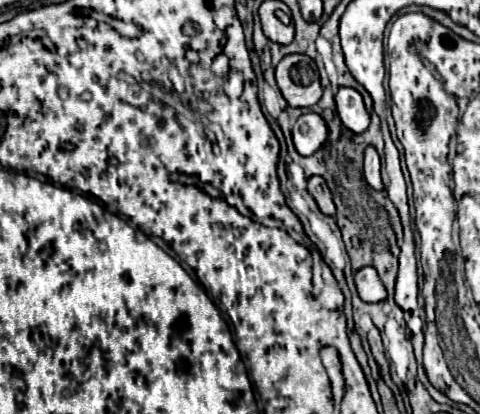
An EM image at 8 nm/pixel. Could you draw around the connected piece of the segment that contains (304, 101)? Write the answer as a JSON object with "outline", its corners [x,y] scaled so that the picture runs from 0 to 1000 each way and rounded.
{"outline":[[[600,130],[575,159],[579,213],[604,261],[646,261],[671,237],[667,184],[638,130]]]}

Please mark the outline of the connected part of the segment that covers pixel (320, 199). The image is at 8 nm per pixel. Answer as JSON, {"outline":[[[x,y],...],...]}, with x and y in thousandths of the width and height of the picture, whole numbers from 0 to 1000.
{"outline":[[[646,425],[642,430],[642,464],[654,473],[663,502],[671,507],[671,517],[679,522],[696,522],[700,502],[696,502],[696,488],[692,488],[692,469],[675,440],[671,425]]]}

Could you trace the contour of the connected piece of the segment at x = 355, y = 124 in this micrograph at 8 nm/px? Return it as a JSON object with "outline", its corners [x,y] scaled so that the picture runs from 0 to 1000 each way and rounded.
{"outline":[[[708,213],[700,227],[700,261],[713,300],[738,319],[750,324],[771,304],[771,275],[758,261],[754,232],[738,213]]]}

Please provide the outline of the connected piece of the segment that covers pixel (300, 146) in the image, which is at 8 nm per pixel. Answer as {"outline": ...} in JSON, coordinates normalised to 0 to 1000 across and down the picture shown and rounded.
{"outline":[[[654,271],[629,275],[617,290],[613,309],[608,309],[613,353],[617,353],[621,372],[629,372],[629,377],[654,372],[675,348],[679,329],[683,329],[679,295],[663,275],[654,275]]]}

